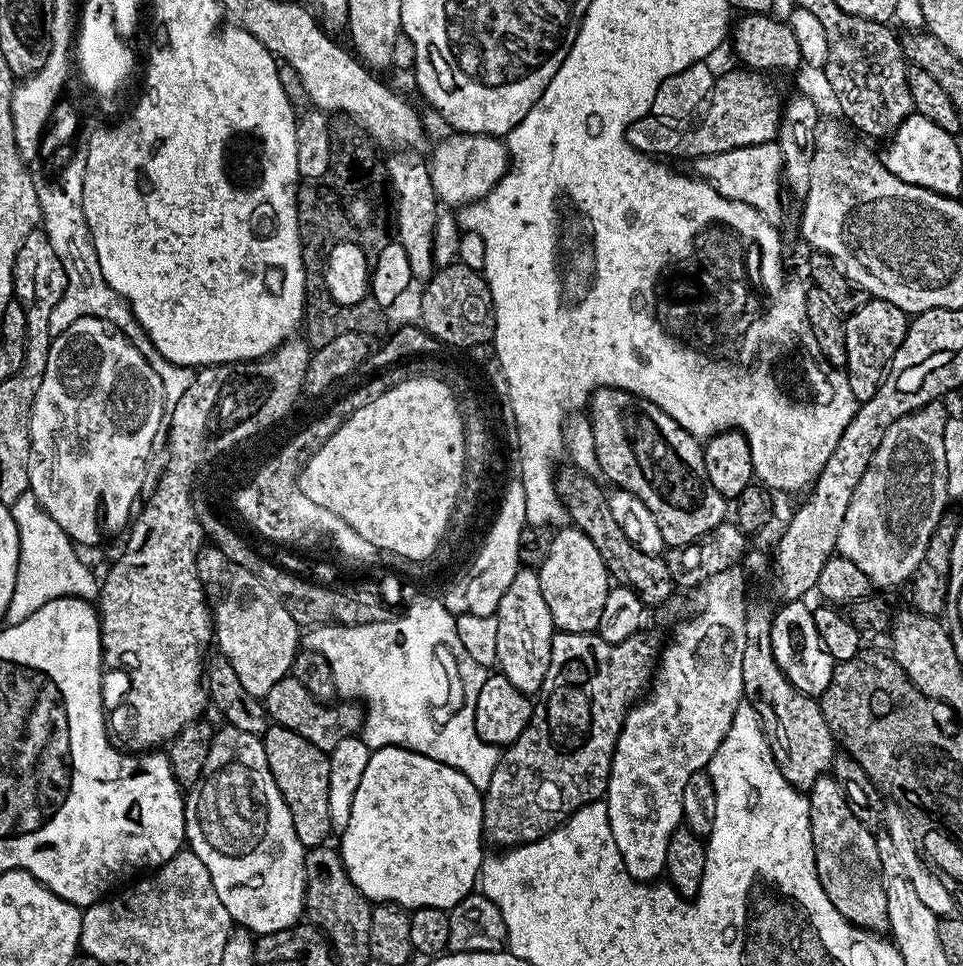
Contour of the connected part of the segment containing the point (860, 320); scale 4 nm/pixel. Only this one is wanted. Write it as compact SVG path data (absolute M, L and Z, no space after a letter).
M870 298L856 312L847 313L844 321L844 341L848 355L846 371L854 398L859 402L874 398L880 389L880 383L885 378L902 338L908 333L909 323L909 317L901 308L875 298Z

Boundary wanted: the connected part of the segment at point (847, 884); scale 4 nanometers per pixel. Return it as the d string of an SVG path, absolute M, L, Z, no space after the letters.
M831 774L812 784L808 797L808 817L812 823L812 845L816 855L816 873L826 898L849 924L880 934L888 928L888 890L880 865L880 848L873 829L867 828L848 804L844 785Z

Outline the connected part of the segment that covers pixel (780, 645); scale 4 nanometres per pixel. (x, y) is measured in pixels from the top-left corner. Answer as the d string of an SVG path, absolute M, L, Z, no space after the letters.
M803 599L789 600L780 613L772 616L772 645L774 658L786 674L788 681L796 687L803 696L819 698L830 686L834 661L824 649L822 638L818 638L818 626L814 626L812 608L804 605Z

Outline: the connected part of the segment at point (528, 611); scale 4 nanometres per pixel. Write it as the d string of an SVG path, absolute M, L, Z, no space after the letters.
M521 567L514 582L510 582L510 590L502 594L502 602L495 615L498 618L496 664L499 671L510 678L510 682L514 682L520 692L539 693L550 666L550 642L554 631L550 606L546 606L546 598L542 598L539 571Z

